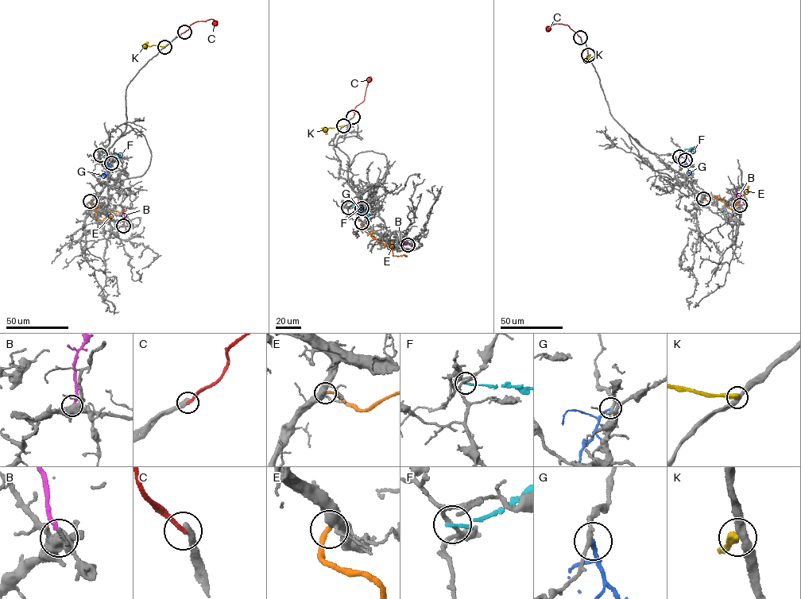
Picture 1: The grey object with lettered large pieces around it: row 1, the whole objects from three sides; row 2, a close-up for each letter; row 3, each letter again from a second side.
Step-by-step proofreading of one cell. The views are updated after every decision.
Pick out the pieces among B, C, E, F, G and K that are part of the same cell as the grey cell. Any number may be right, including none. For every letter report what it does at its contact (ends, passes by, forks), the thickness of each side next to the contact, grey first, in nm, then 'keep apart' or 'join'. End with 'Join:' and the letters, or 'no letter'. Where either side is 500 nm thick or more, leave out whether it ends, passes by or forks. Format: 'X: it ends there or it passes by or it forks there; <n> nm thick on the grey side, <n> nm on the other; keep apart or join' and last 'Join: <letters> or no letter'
B: it ends there; 440 nm thick on the grey side, 200 nm on the other; keep apart
C: it ends there; 400 nm thick on the grey side, 240 nm on the other; keep apart
E: it ends there; 400 nm thick on the grey side, 260 nm on the other; keep apart
F: it ends there; 160 nm thick on the grey side, 180 nm on the other; keep apart
G: it ends there; 200 nm thick on the grey side, 200 nm on the other; keep apart
K: it ends there; 380 nm thick on the grey side, 480 nm on the other; keep apart
Join: no letter

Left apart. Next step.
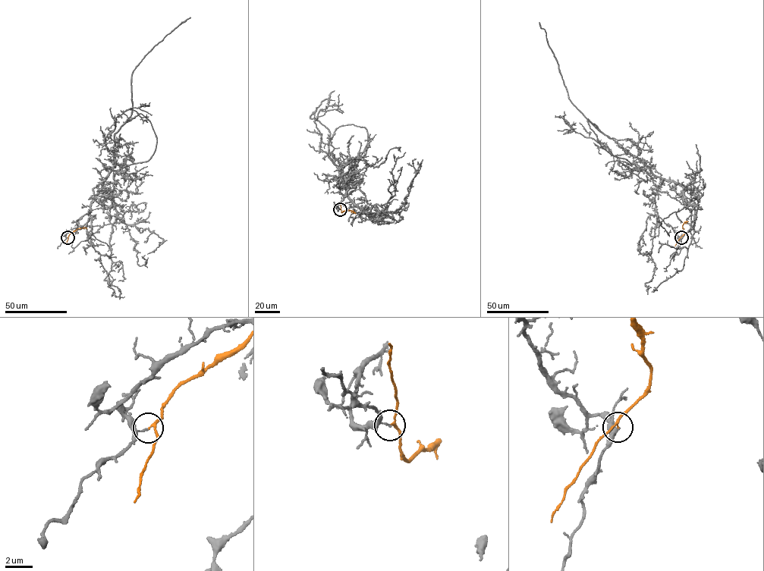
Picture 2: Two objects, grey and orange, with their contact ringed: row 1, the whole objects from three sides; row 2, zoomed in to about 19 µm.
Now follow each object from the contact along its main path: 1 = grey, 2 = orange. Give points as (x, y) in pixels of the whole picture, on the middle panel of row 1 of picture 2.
1: (340, 209), (349, 189), (328, 144), (351, 123), (366, 130), (350, 176), (367, 215)
2: (340, 209), (342, 212), (349, 210), (356, 214)

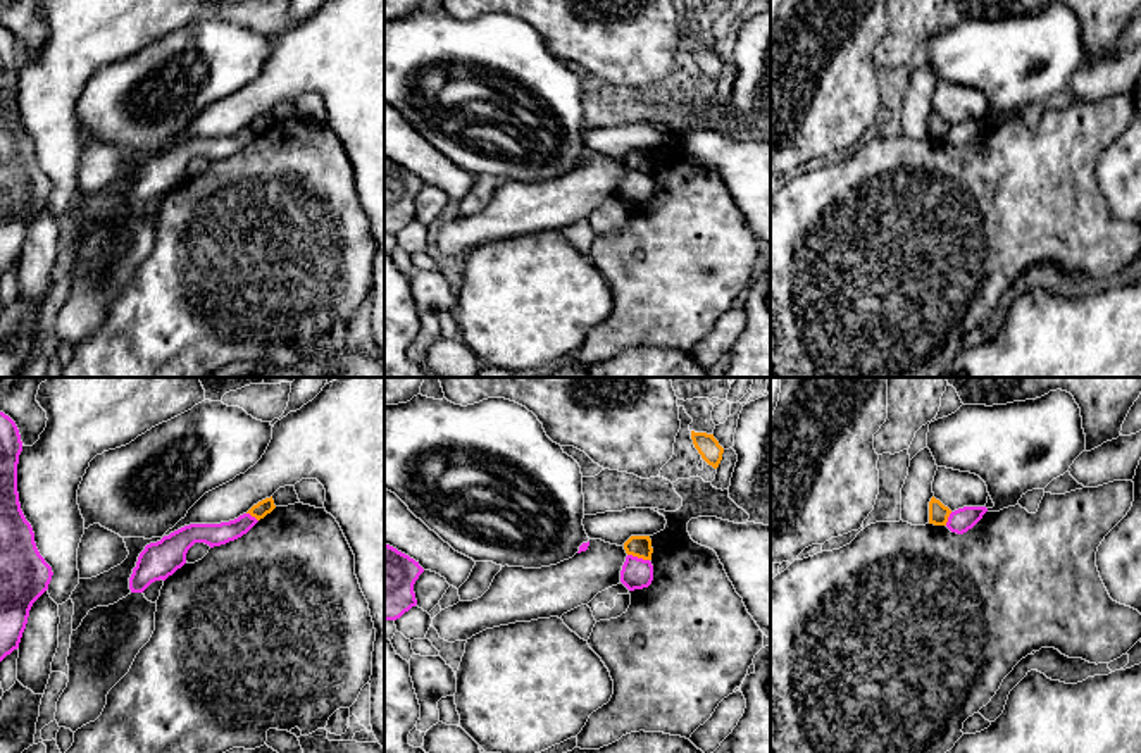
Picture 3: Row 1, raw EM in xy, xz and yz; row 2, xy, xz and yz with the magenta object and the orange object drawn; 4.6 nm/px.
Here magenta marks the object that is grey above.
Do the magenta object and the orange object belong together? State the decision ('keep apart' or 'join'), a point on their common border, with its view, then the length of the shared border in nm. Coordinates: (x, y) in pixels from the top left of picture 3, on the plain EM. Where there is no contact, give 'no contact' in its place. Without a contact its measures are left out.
keep apart | xz (638, 173) | 110 nm

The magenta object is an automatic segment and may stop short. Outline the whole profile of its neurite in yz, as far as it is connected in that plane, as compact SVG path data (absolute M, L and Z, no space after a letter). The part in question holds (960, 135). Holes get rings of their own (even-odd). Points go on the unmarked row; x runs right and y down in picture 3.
M963 121L950 128L946 141L951 146L963 148L972 143L982 129L988 126L986 121Z

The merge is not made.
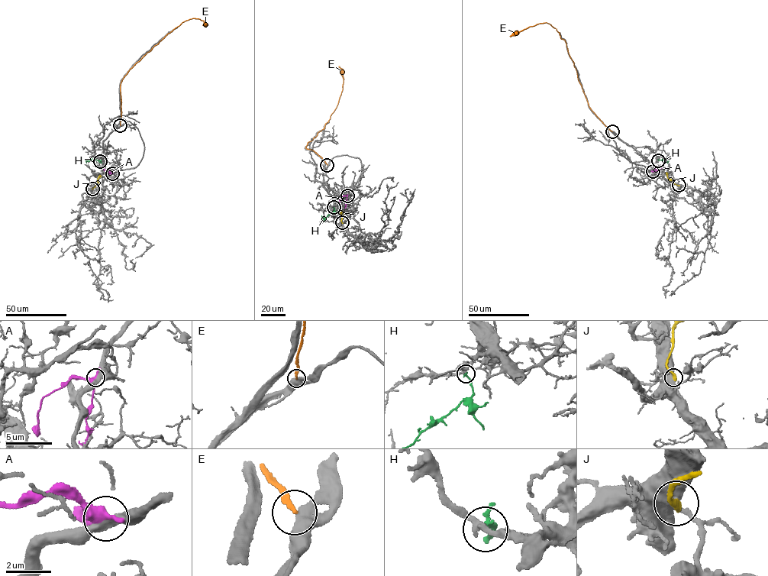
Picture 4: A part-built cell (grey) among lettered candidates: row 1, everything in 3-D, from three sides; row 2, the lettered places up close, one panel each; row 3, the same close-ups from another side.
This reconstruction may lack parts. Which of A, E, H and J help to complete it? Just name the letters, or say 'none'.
H

